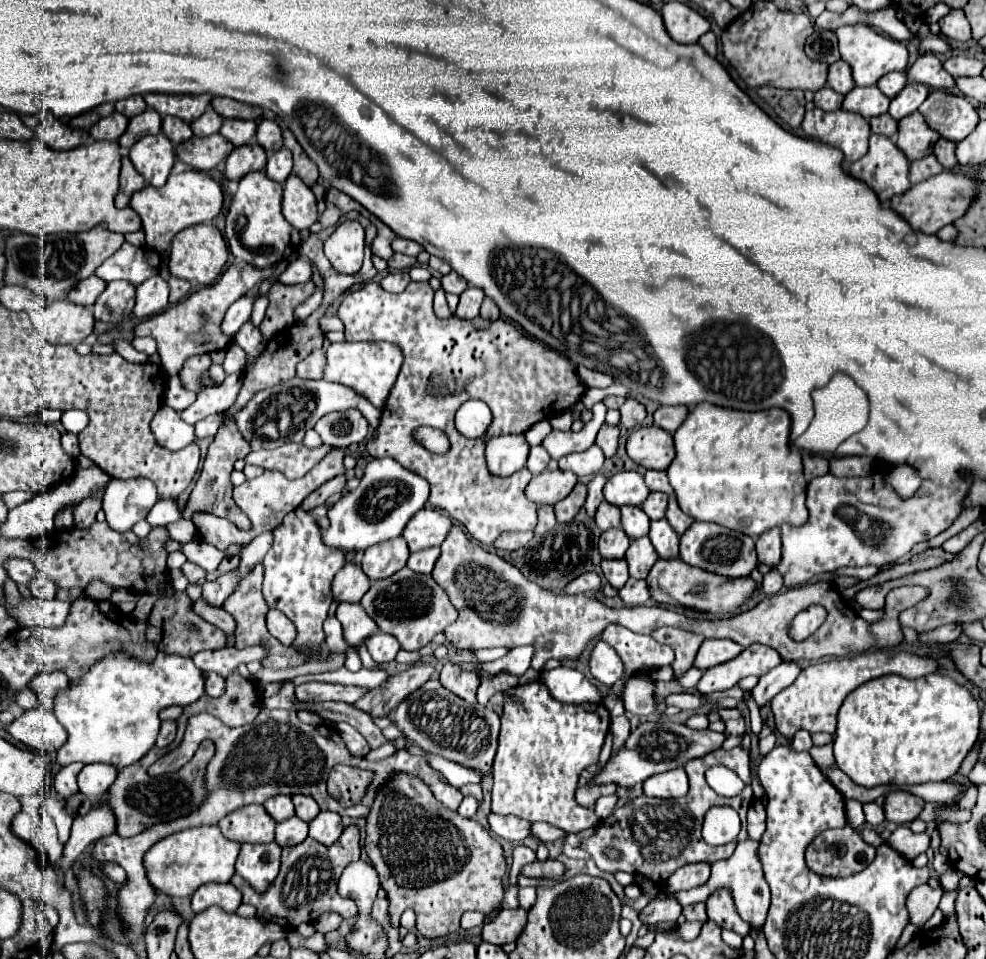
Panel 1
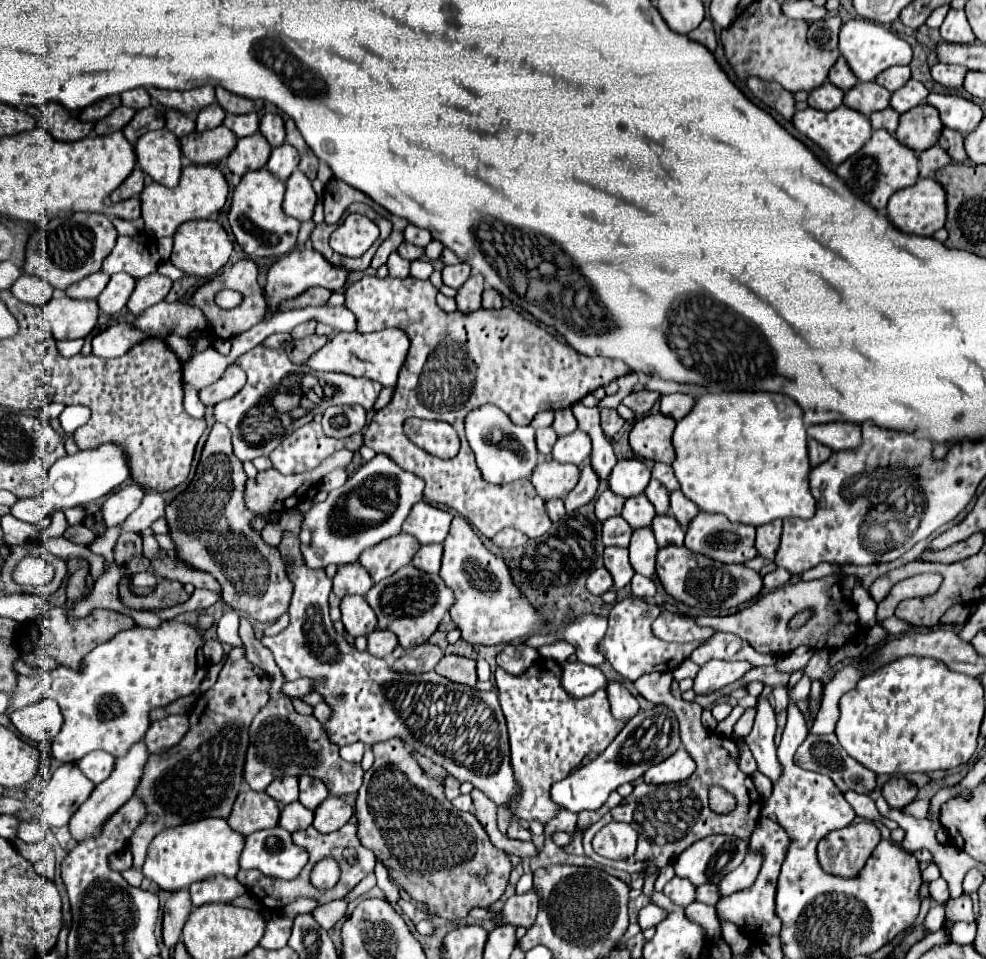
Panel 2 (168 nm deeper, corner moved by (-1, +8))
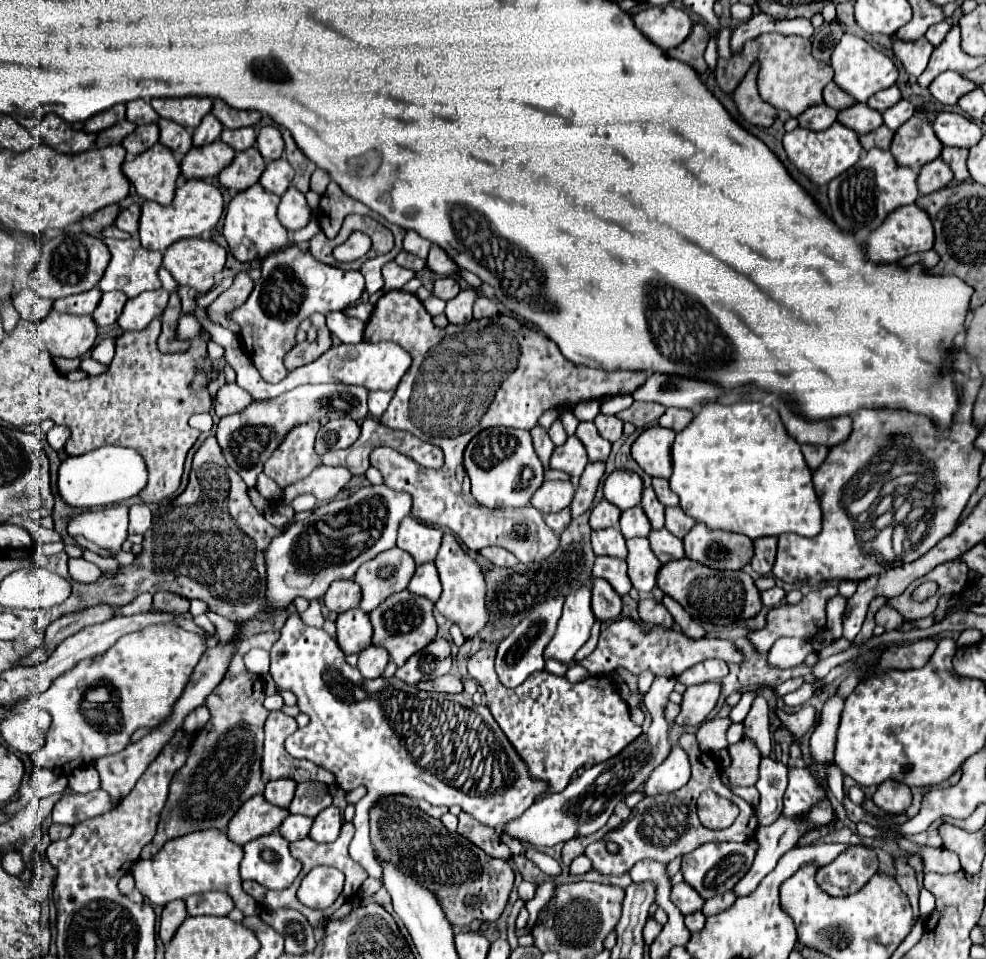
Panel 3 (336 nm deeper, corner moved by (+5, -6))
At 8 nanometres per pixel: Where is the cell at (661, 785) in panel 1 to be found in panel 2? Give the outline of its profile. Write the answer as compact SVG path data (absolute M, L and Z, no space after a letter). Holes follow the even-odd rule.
M680 747L674 755L670 755L666 761L650 767L644 773L644 783L652 785L662 785L662 783L678 783L688 779L694 773L694 761L686 753L684 747Z

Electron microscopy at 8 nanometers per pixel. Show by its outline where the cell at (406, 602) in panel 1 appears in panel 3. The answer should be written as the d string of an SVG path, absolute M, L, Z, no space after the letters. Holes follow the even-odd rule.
M410 591L390 595L380 607L376 607L370 613L370 621L374 627L372 645L384 647L390 653L392 661L398 667L402 667L410 655L418 653L422 647L426 647L426 643L430 643L436 637L436 619L432 615L432 609L434 609L432 601L420 595L412 595Z

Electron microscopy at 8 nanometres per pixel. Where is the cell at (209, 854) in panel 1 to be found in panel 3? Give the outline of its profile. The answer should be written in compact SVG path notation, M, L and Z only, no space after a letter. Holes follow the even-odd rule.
M194 831L164 843L164 847L152 859L140 859L132 867L136 889L148 897L152 905L166 905L174 899L186 899L194 893L224 891L234 899L234 905L244 915L256 915L256 901L244 893L238 865L242 859L242 847L226 837L226 831Z

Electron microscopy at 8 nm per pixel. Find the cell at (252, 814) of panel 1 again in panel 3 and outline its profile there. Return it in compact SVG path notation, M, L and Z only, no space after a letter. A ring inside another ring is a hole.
M254 795L254 799L246 801L240 811L230 819L228 839L238 845L246 845L256 837L274 833L286 817L288 809L266 803L264 795Z

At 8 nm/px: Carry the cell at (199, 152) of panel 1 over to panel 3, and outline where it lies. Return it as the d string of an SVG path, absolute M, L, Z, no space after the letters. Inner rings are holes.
M220 139L210 145L192 147L180 161L182 175L186 179L206 179L216 177L224 167L228 167L234 159L234 149Z

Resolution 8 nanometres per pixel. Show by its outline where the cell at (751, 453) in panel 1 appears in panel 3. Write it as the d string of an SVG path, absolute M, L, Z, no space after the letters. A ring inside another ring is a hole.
M742 401L728 407L718 403L702 407L692 423L676 435L672 445L672 467L670 487L678 493L680 507L710 529L726 529L750 539L782 533L814 537L822 529L822 509L814 491L812 471L804 461L798 441L788 435L774 407L756 401Z

